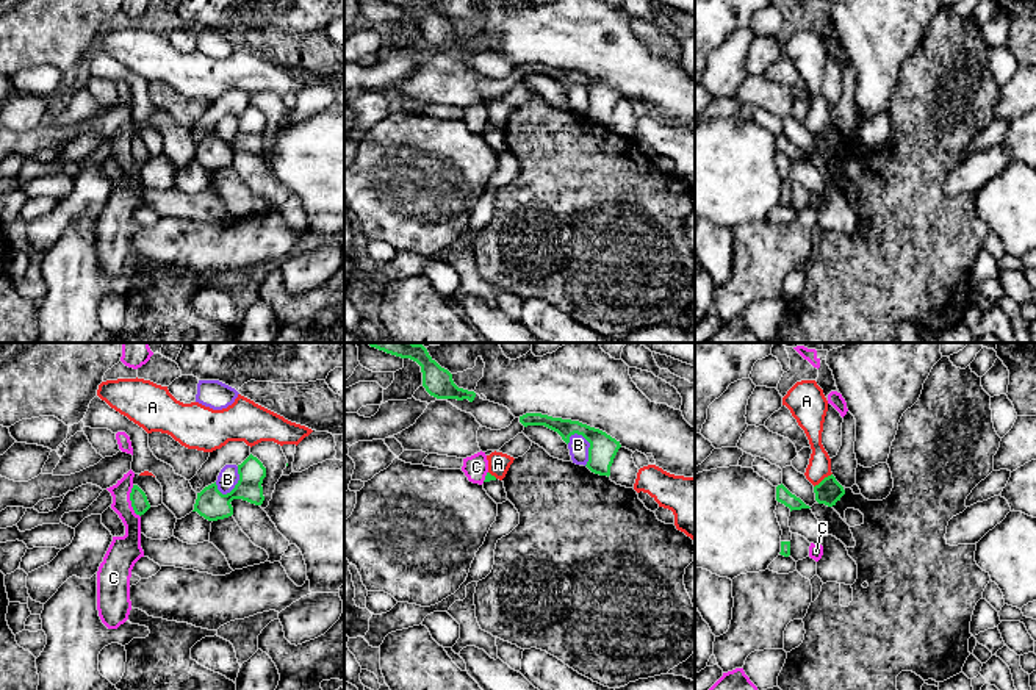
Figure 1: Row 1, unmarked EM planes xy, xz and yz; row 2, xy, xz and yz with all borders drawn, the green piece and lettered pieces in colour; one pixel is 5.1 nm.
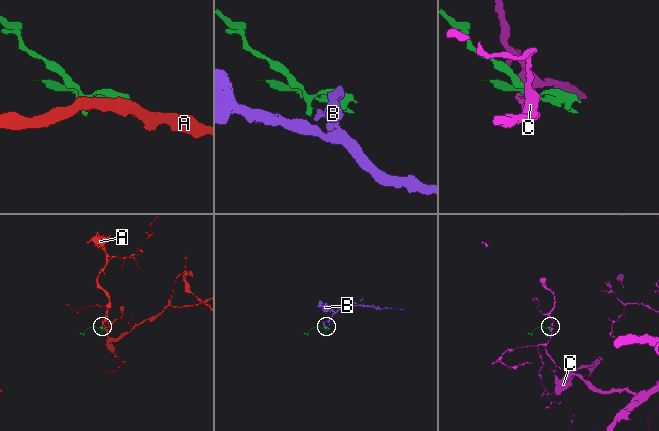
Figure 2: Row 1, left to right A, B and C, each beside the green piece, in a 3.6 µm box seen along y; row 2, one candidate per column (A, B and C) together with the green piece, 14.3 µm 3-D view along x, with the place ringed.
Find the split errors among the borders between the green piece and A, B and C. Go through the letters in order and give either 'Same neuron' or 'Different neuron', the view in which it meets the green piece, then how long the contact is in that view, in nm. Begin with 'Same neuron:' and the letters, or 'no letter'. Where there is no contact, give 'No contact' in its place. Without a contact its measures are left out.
Same neuron: no letter
A: Different neuron. Touches green in yz. Shared border 120 nm
B: Different neuron. Touches green in xz. Shared border 190 nm
C: Different neuron. Touches green in xy. Shared border 170 nm

